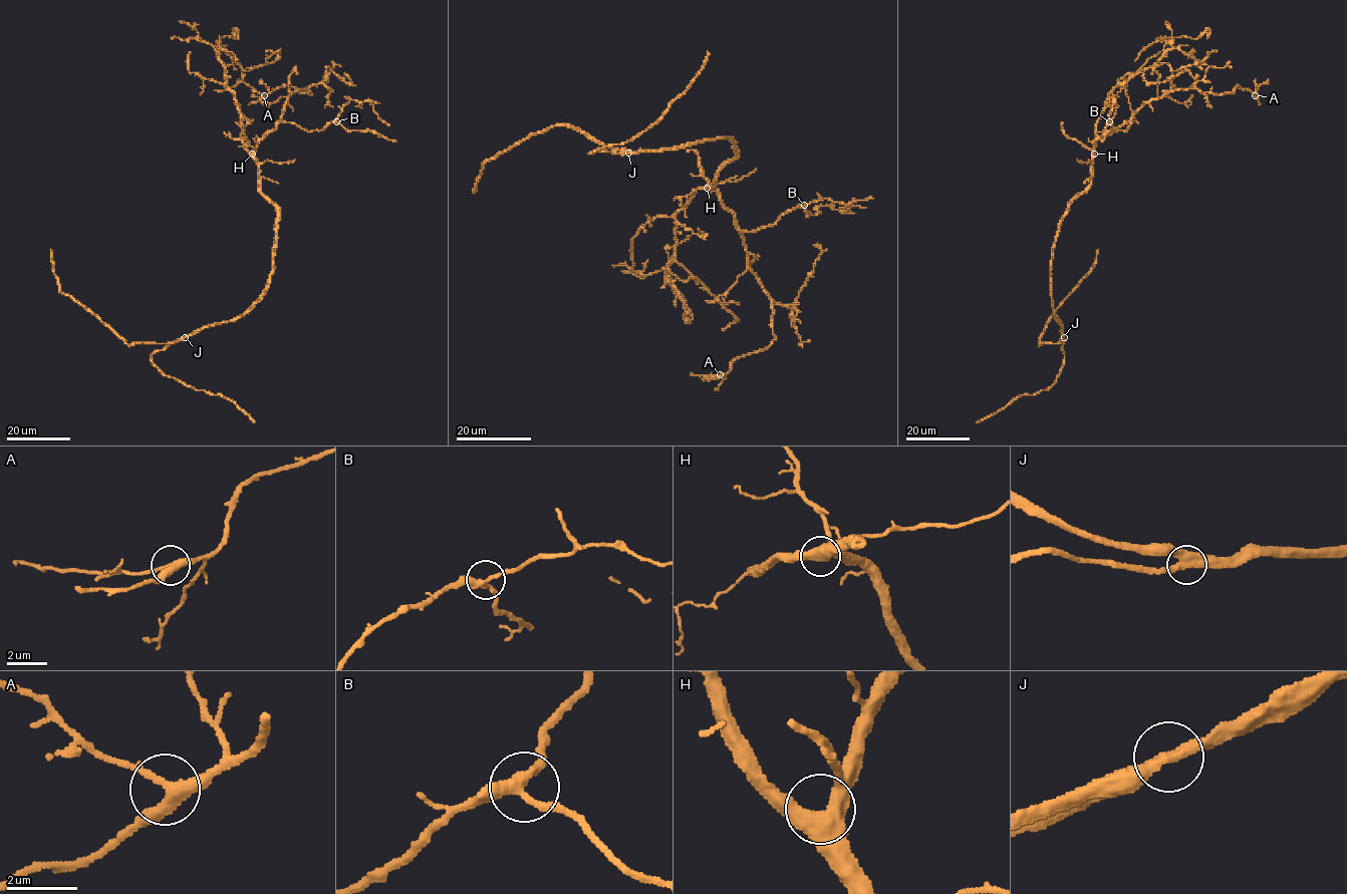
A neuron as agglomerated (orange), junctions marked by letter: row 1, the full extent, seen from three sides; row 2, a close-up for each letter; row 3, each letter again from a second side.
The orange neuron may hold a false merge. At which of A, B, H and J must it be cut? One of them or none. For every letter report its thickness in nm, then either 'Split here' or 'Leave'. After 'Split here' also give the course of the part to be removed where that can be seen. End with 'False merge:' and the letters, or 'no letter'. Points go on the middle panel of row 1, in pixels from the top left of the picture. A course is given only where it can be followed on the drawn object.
A: Thickness 320 nm. Leave
B: Thickness 280 nm. Leave
H: Thickness 460 nm. Leave
J: Thickness 320 nm. Leave
False merge: no letter

